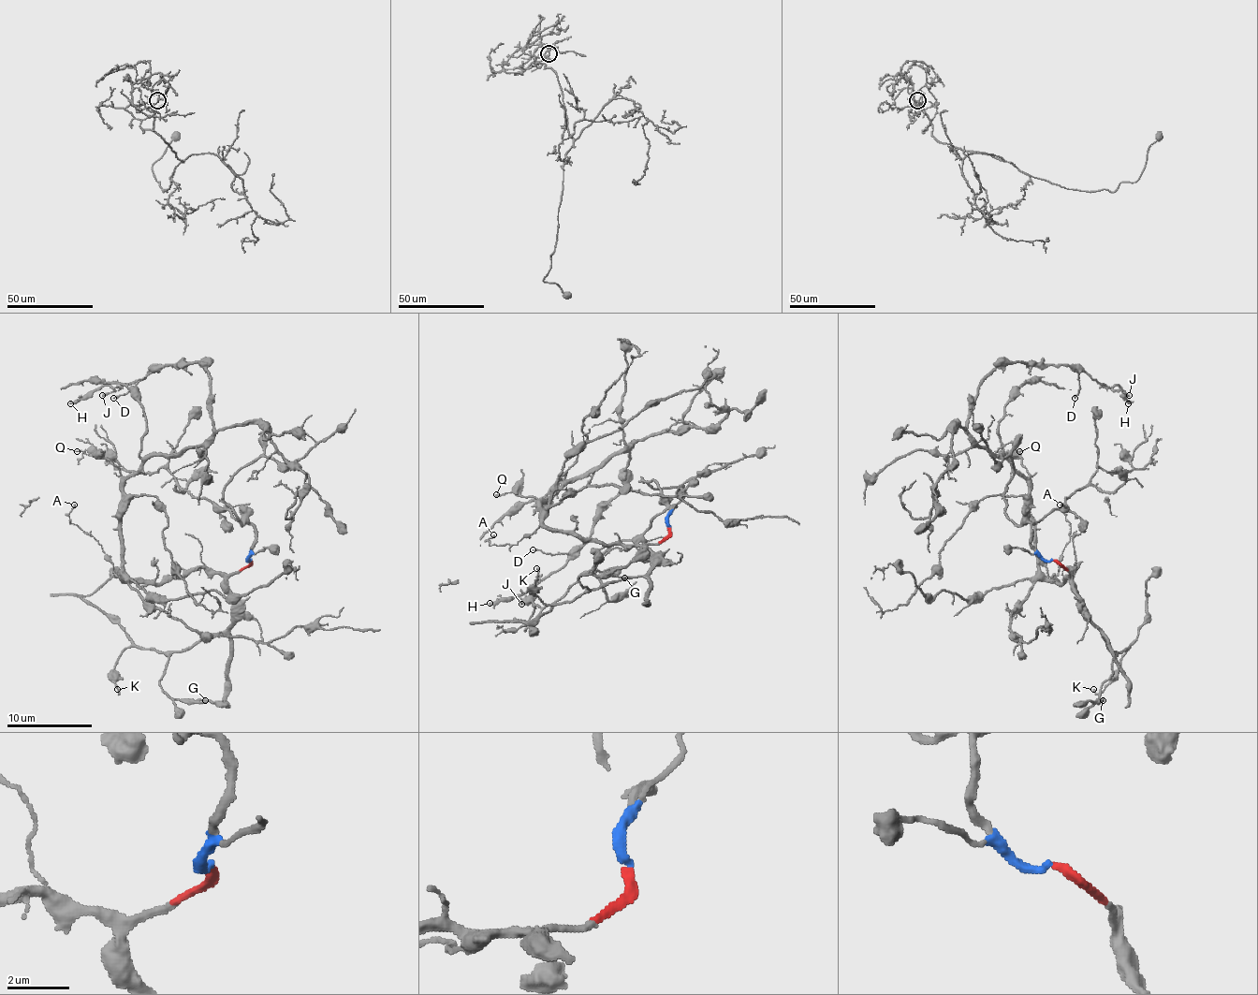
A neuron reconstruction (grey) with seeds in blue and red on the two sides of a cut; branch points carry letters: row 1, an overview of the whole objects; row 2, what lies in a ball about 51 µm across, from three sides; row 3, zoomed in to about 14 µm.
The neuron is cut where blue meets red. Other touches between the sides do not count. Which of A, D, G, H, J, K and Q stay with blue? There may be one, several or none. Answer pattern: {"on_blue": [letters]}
{"on_blue": []}

